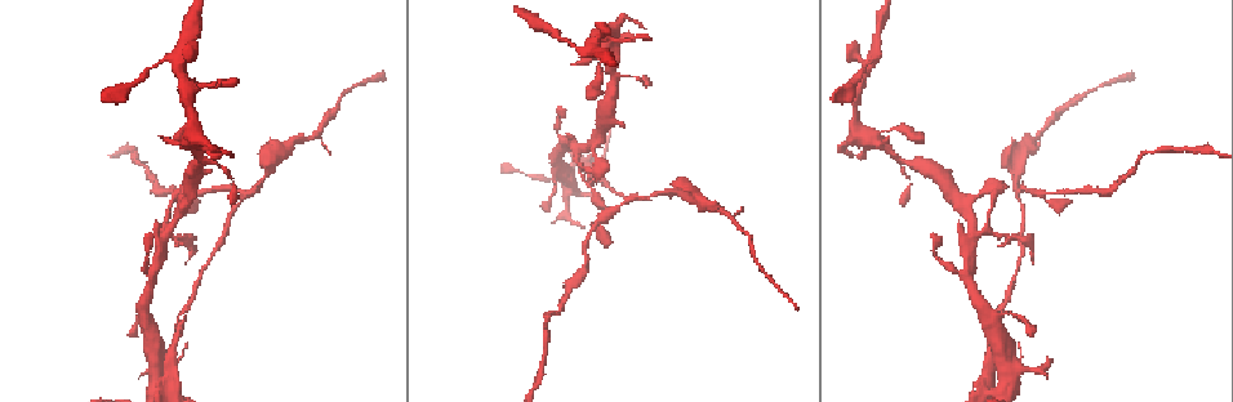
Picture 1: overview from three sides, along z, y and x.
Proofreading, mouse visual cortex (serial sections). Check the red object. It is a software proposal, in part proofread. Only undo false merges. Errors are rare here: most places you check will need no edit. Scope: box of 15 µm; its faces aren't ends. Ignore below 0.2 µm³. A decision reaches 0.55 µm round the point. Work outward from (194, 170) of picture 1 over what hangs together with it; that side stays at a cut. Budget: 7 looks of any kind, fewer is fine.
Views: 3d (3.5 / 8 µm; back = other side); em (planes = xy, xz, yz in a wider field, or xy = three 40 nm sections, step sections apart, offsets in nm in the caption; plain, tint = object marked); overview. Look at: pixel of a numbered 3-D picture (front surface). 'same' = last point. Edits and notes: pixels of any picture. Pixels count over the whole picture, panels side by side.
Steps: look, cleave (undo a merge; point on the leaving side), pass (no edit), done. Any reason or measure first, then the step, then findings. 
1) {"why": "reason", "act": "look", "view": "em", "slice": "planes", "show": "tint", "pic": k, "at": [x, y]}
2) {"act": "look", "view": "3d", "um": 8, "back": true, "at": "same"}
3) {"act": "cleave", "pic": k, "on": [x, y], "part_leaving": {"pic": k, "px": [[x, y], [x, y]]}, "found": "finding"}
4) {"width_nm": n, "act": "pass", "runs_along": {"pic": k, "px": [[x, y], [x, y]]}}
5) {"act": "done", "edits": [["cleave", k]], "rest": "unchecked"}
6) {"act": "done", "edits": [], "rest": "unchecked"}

{"why": "calibre changes", "act": "look", "view": "3d", "um": 3.5, "pic": 1, "at": [615, 55]}

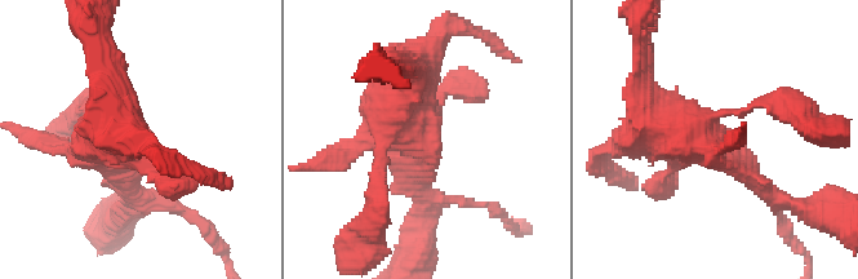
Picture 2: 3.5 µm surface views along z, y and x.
{"act": "pass", "runs_along": {"pic": 2, "px": [[778, 202], [723, 142], [649, 111]]}, "found": "one cell here"}

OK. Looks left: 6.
{"why": "three-way junction", "act": "look", "view": "3d", "um": 3.5, "pic": 1, "at": [587, 46]}

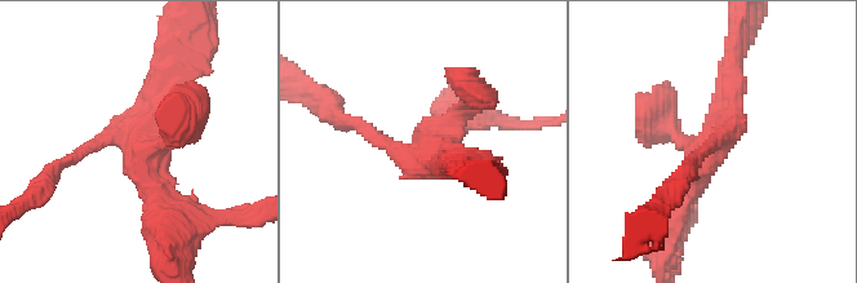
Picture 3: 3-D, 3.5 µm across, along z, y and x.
{"why": "shape alone is not enough", "act": "look", "view": "em", "slice": "xy", "step": 2, "show": "tint", "pic": 3, "at": [428, 148]}

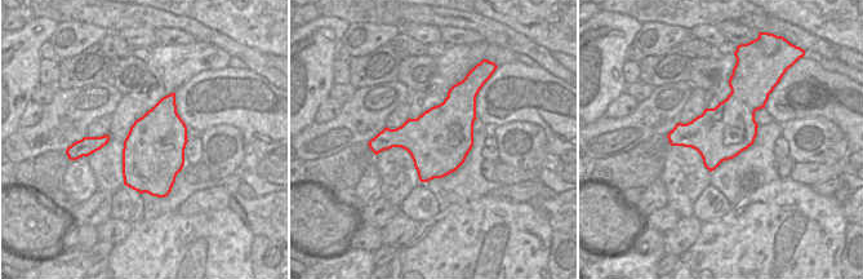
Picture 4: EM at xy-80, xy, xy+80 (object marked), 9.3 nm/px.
{"width_nm": 600, "act": "pass", "runs_along": {"pic": 3, "px": [[683, 211], [729, 115], [732, 63]]}, "found": "one cell here"}

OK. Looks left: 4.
{"why": "sharp bend", "act": "look", "view": "3d", "um": 3.5, "pic": 1, "at": [985, 389]}

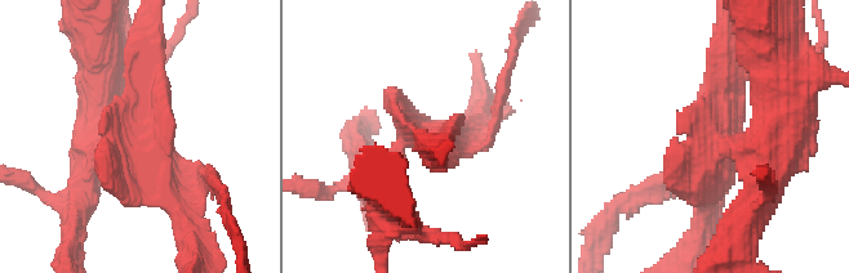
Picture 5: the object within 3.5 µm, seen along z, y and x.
{"act": "look", "view": "em", "slice": "xy", "step": 5, "show": "tint", "pic": 5, "at": [717, 144]}

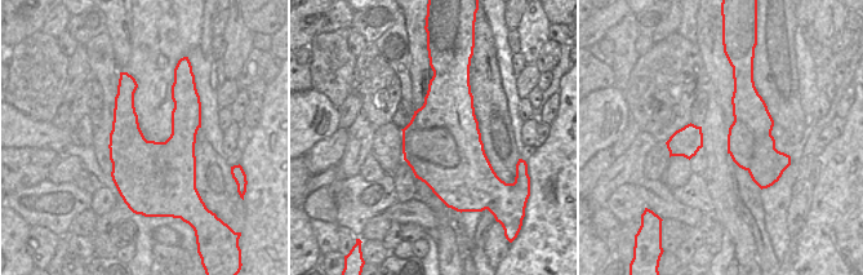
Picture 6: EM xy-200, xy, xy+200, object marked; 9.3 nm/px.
{"act": "look", "view": "em", "slice": "xy", "step": 3, "show": "tint", "at": "same"}

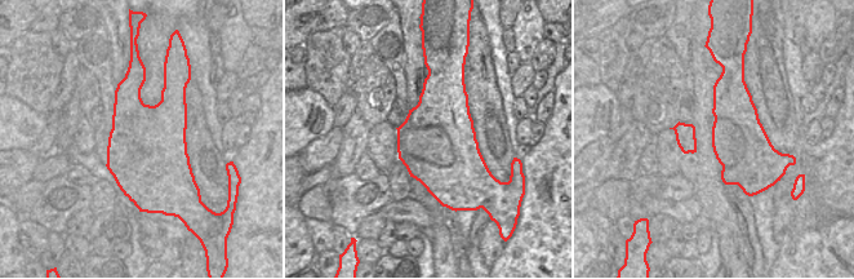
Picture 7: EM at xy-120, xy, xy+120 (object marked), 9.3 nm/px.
{"act": "cleave", "pic": 5, "on": [137, 182], "part_leaving": {"pic": 5, "px": [[116, 146], [145, 138], [149, 39]]}, "found": "two cells meet here"}

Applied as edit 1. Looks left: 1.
{"act": "done", "edits": [["cleave", 5]], "rest": "unchecked"}

